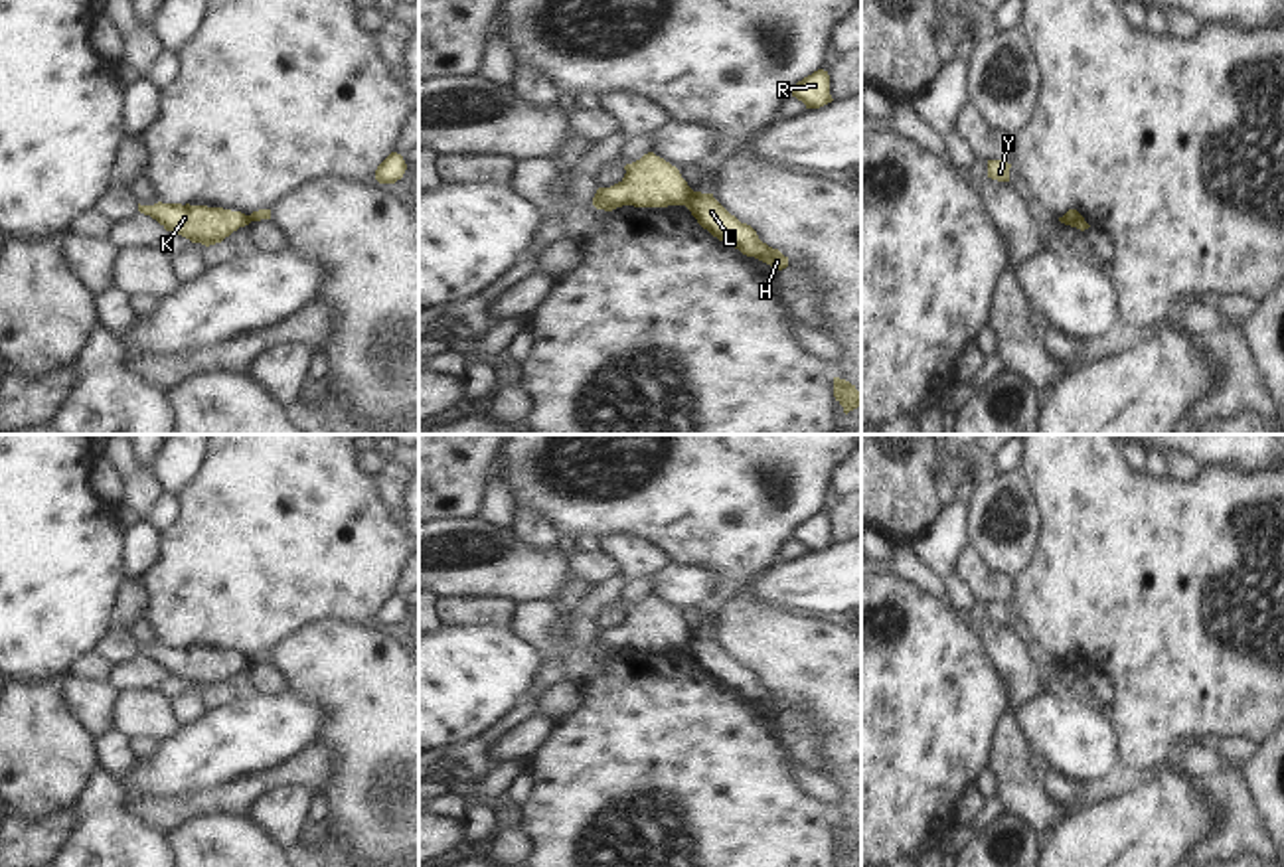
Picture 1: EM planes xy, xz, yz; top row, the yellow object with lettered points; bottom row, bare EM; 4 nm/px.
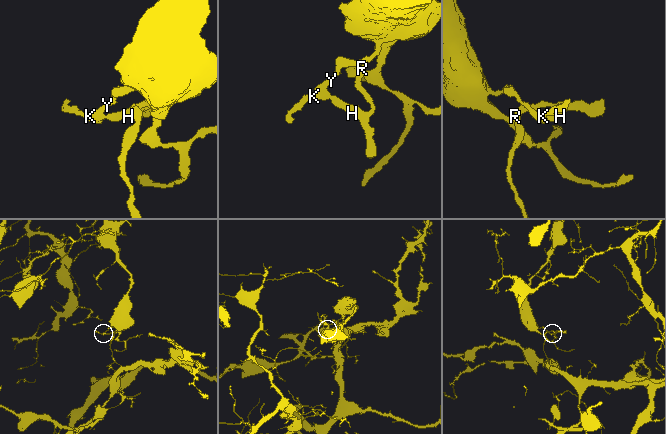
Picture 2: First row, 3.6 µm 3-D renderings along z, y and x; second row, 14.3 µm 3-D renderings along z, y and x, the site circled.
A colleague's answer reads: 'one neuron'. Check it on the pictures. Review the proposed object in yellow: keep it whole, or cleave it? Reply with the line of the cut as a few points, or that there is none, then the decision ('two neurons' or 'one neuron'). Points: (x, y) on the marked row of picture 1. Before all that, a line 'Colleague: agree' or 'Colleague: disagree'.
Colleague: disagree
cut in xz along (694, 192), (684, 204); two neurons

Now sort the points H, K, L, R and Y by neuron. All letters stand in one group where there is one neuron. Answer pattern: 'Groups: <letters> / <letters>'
Groups: H L R / K Y

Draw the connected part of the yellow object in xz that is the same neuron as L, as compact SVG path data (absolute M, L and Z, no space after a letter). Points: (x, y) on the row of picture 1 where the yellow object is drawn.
M693 192L691 199L685 203L697 223L707 229L719 241L739 249L747 257L755 257L776 271L788 267L788 257L784 257L778 249L768 247L757 235L757 231L741 223L735 215L731 215L713 194Z

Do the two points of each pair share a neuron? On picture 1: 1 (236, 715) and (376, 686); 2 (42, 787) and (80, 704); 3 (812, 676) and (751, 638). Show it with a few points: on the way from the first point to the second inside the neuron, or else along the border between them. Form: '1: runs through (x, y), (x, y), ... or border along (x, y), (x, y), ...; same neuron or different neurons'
1: border along (287, 686), (309, 696), (324, 711), (317, 739); different neurons
2: border along (66, 678), (62, 702), (93, 737); different neurons
3: runs through (797, 660), (767, 642); same neuron

